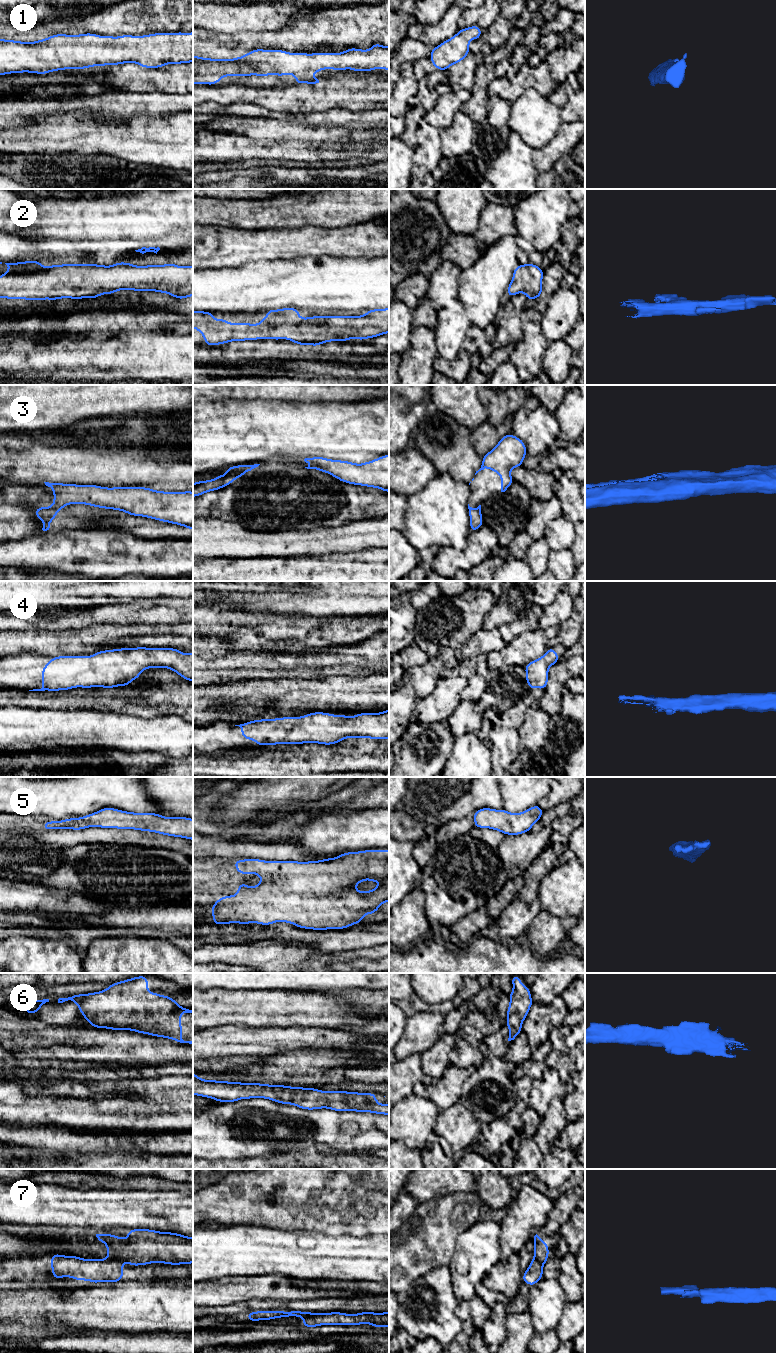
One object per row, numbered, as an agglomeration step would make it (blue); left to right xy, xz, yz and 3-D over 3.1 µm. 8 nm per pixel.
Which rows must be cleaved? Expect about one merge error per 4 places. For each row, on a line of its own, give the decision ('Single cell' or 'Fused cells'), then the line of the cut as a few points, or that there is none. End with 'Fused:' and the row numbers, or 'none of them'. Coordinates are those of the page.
1: Single cell. No split
2: Single cell. No split
3: Fused cells. Split along xy (37, 508), (48, 508), (55, 511)
4: Single cell. No split
5: Single cell. No split
6: Single cell. No split
7: Fused cells. Split along xz (320, 1313), (304, 1317)
Fused: 3, 7

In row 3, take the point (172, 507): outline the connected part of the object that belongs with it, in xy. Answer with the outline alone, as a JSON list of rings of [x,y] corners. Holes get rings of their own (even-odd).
[[[44,482],[54,491],[54,503],[50,507],[38,507],[37,509],[49,509],[61,511],[69,504],[86,504],[97,508],[120,510],[133,516],[142,516],[158,521],[177,524],[193,530],[193,492],[165,492],[147,487],[101,487],[97,485],[77,485],[64,483]]]

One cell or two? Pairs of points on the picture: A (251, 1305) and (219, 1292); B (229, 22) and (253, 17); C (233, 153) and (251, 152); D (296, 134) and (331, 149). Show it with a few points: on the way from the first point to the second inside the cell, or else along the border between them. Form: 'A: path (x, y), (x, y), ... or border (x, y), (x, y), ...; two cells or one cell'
A: border (266, 1299), (248, 1299), (220, 1306); two cells
B: path (235, 18), (247, 17); one cell
C: path (237, 152), (247, 152); one cell
D: border (296, 141), (311, 144), (342, 143); two cells

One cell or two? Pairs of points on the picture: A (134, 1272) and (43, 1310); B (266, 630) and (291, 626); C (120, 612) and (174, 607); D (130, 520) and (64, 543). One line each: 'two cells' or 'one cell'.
A: two cells
B: one cell
C: one cell
D: two cells

